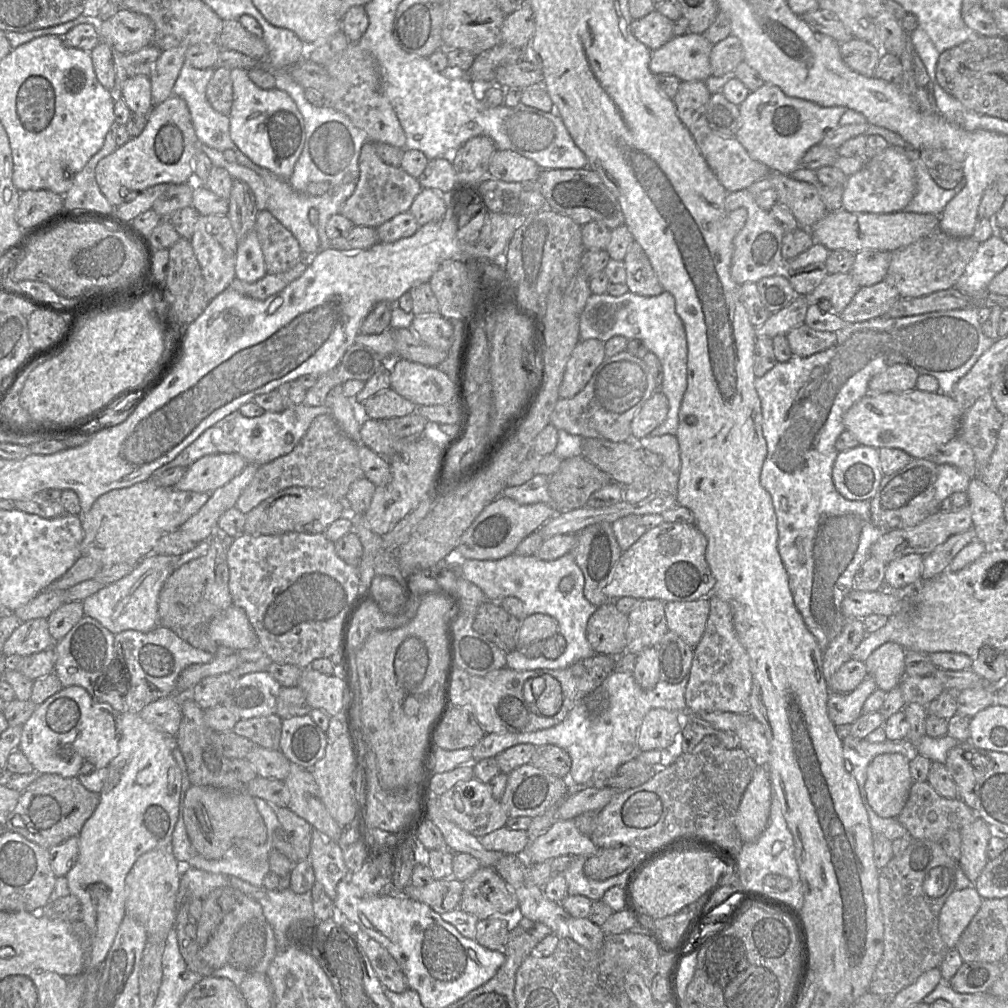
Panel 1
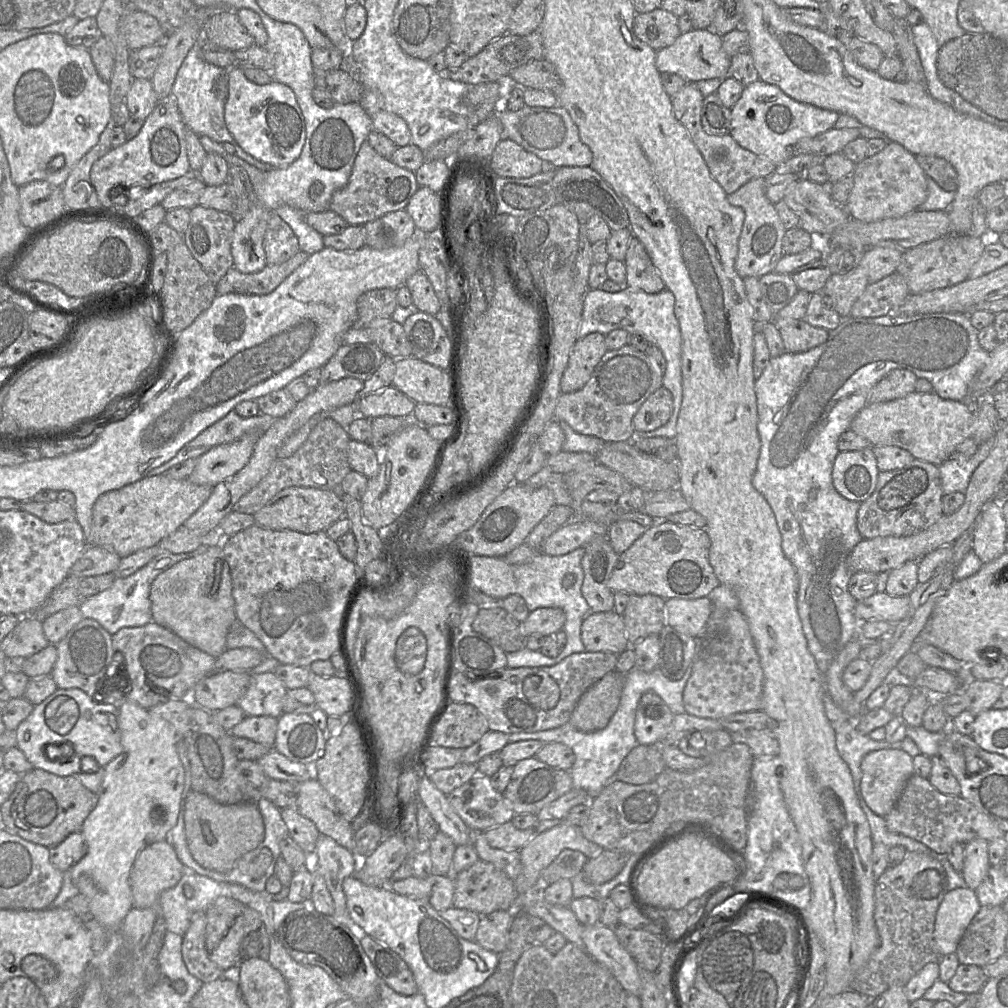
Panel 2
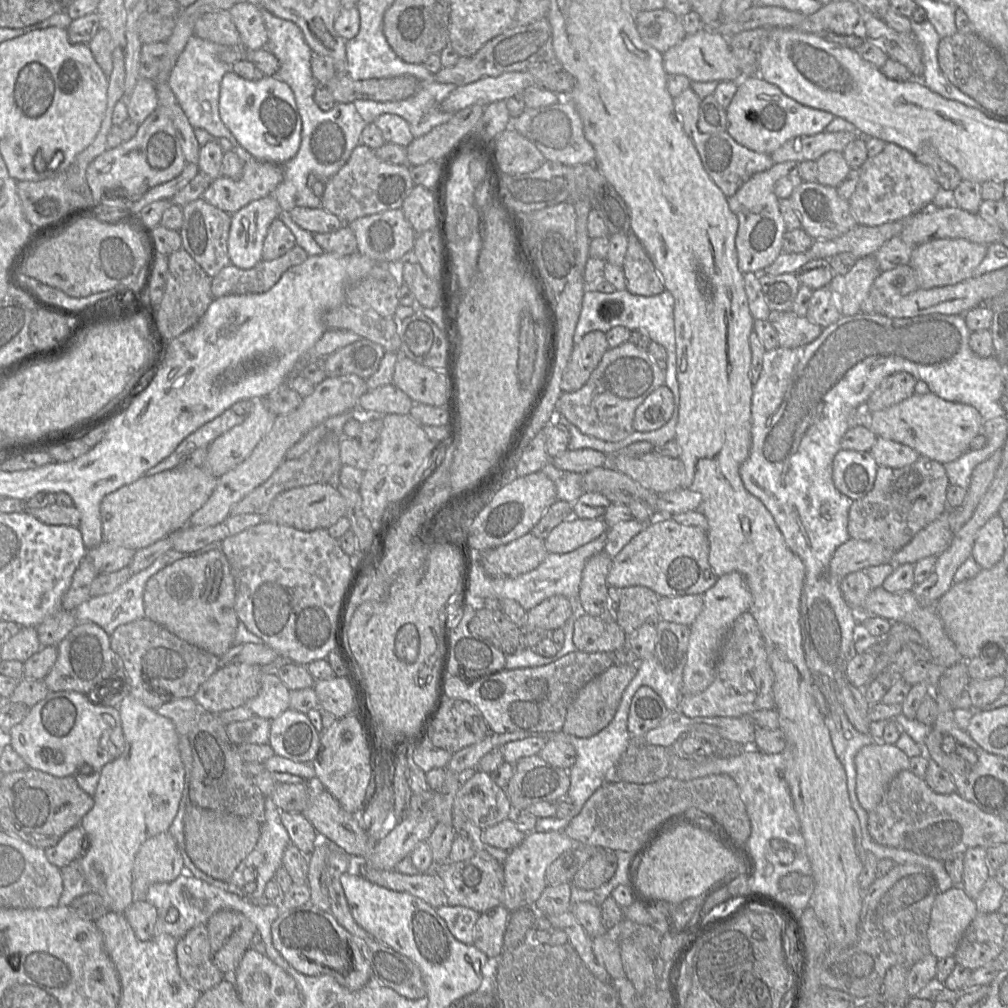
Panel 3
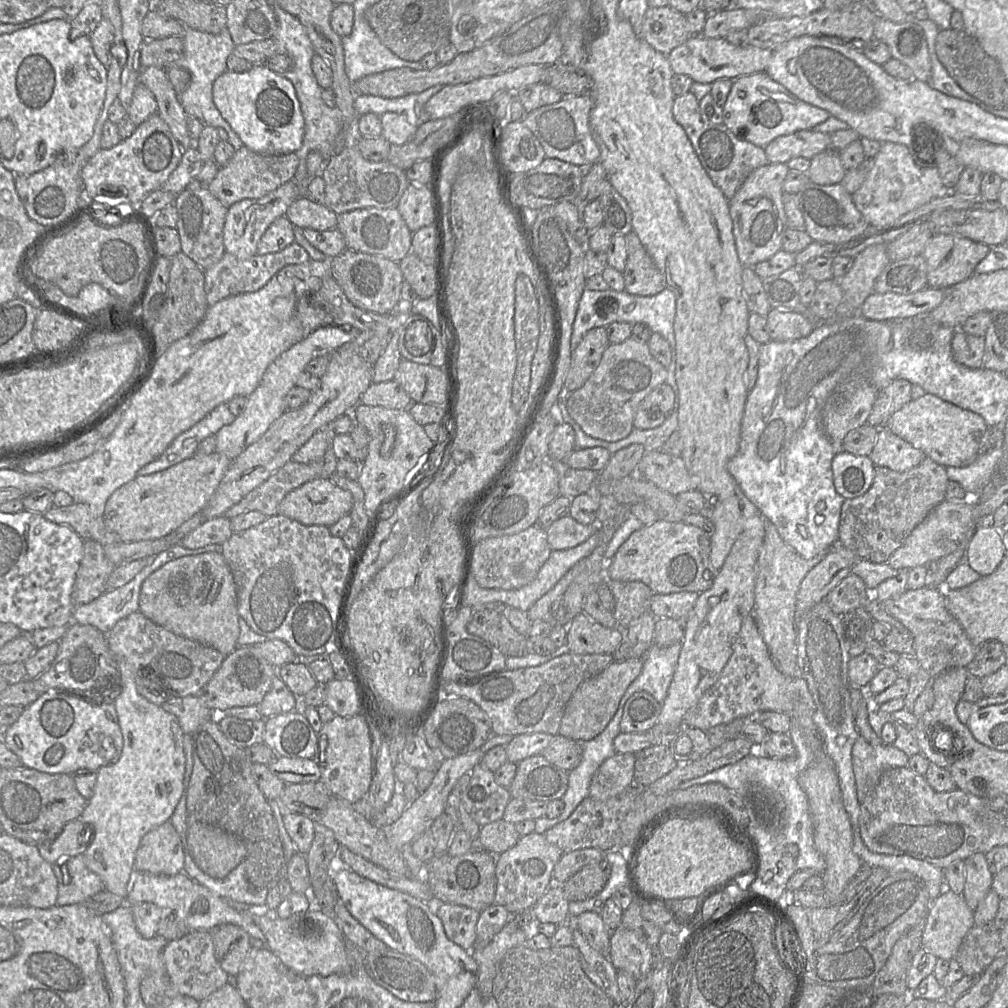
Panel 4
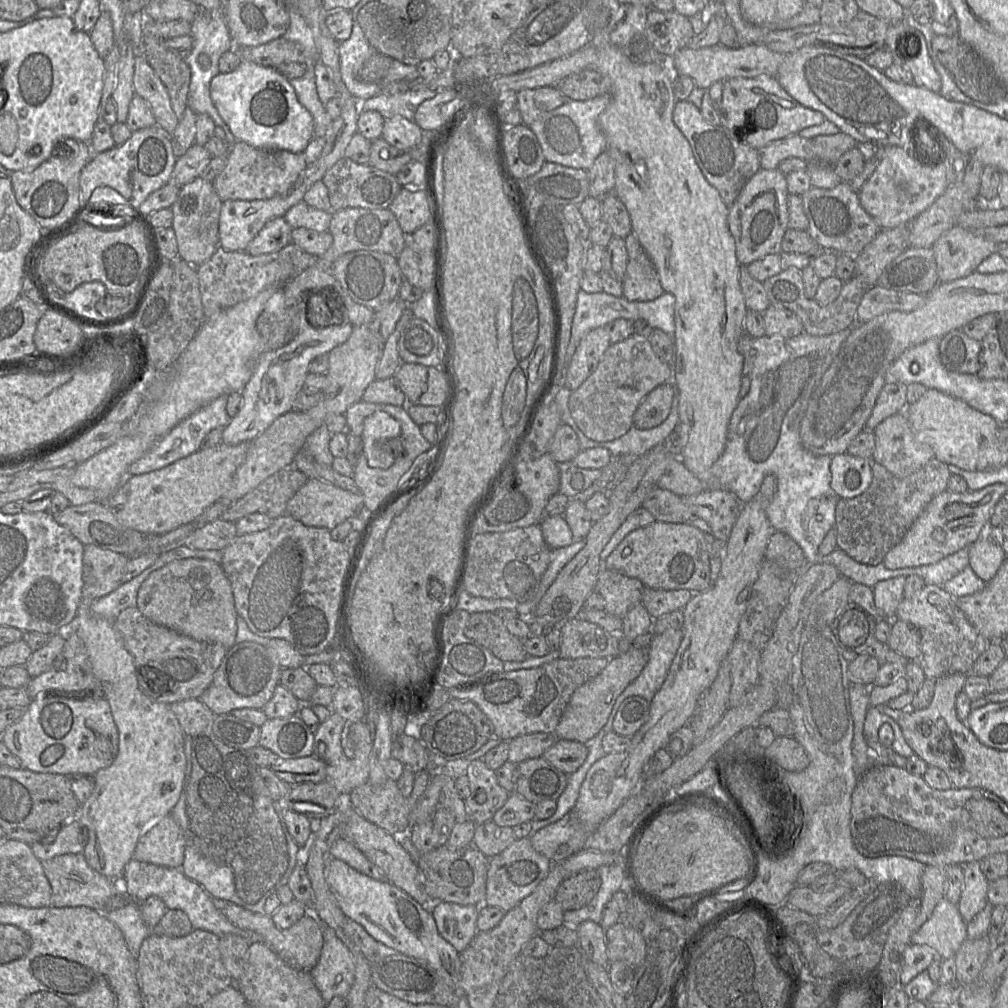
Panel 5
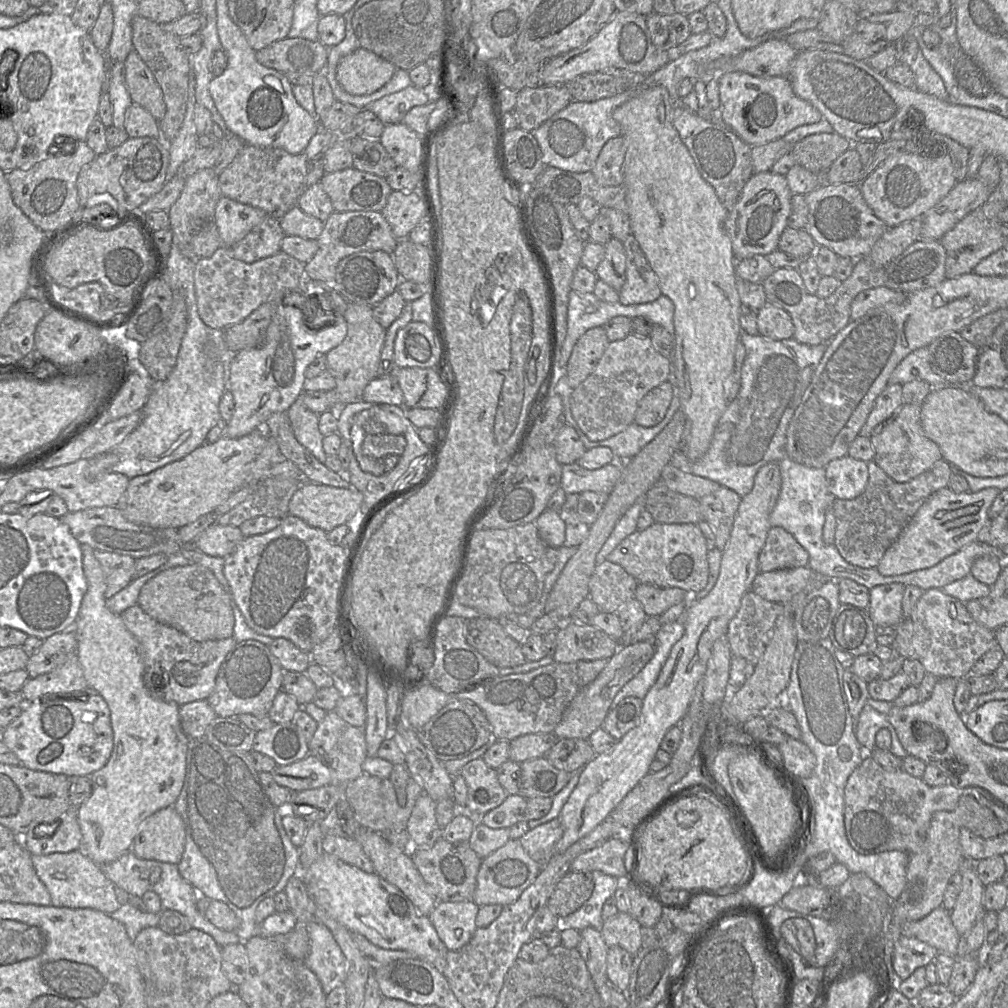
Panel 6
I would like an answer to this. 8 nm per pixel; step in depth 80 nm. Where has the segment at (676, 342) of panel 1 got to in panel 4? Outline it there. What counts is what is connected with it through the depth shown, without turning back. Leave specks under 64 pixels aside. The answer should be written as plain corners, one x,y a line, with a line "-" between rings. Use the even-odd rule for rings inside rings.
585,288
579,301
575,316
573,331
571,336
571,350
573,351
587,331
596,327
606,327
613,322
628,322
630,324
643,323
649,327
651,332
660,334
669,343
672,350
672,360
667,367
668,376
666,378
674,393
678,392
675,380
676,354
674,318
676,312
676,297
672,290
664,288
661,292
653,296
639,296
629,294
625,290
615,291
612,289
596,291

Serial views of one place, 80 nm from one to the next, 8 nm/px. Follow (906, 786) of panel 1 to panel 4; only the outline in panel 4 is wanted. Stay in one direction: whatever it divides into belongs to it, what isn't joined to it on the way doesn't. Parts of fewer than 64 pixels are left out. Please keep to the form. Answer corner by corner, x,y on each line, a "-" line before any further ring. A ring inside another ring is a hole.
859,736
852,747
856,795
862,803
877,785
884,771
907,767
909,757
893,745
872,746

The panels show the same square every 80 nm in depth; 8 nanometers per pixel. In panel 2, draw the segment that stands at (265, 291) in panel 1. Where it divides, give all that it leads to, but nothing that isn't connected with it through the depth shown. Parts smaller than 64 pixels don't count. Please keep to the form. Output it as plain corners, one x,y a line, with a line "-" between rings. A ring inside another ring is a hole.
299,251
288,261
279,265
266,265
261,271
246,274
235,267
230,268
215,285
218,295
228,293
265,295
277,288
292,272
308,258

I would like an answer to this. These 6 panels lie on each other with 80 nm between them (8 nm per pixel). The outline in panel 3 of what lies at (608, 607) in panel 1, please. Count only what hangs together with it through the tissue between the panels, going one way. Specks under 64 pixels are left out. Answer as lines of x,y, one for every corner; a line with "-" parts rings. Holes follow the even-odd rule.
584,613
574,623
573,643
581,652
615,652
626,644
626,633
614,620
602,620

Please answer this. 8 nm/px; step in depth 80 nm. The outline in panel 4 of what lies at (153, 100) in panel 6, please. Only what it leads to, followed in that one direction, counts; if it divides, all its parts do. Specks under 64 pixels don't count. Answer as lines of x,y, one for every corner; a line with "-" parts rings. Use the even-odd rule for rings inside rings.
154,66
141,69
139,82
153,93
157,102
157,114
168,125
182,149
190,149
196,142
187,128
189,117
169,81
165,69

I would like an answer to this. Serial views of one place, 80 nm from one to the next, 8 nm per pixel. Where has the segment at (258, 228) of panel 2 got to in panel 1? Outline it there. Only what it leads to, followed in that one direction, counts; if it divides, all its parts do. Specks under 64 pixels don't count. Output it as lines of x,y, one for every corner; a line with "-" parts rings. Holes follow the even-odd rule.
253,229
238,242
235,276
240,280
252,283
266,274
260,242
256,230

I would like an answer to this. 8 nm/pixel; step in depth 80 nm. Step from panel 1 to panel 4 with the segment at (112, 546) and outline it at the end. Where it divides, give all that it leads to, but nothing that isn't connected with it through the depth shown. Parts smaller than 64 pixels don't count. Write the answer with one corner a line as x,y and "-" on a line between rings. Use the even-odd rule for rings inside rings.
223,454
194,455
164,471
136,476
114,491
104,509
104,523
124,543
163,538
200,513
215,493
231,460

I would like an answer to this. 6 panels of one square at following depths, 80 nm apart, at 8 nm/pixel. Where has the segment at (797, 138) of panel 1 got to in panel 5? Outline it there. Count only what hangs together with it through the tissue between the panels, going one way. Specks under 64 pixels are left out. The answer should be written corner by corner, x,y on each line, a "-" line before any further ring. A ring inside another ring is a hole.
775,76
736,77
723,83
720,125
746,144
760,149
769,143
797,134
802,129
820,125
826,118
820,112
803,106
792,98

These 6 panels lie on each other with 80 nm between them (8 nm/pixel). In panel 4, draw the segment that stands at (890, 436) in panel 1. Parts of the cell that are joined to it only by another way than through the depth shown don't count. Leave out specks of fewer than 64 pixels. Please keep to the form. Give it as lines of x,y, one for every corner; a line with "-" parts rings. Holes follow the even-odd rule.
926,393
892,414
884,427
944,467
965,467
978,457
980,441
989,426
981,415

